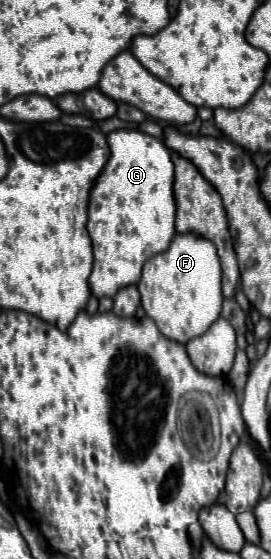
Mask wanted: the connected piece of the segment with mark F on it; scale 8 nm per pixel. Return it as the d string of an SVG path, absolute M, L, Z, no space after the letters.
M175 235L169 249L147 259L143 265L143 277L139 281L139 293L141 293L141 305L145 313L157 323L159 331L177 343L189 343L191 339L203 335L215 319L219 319L221 313L221 265L219 257L215 255L215 245L207 243L207 239L195 239L195 235Z

